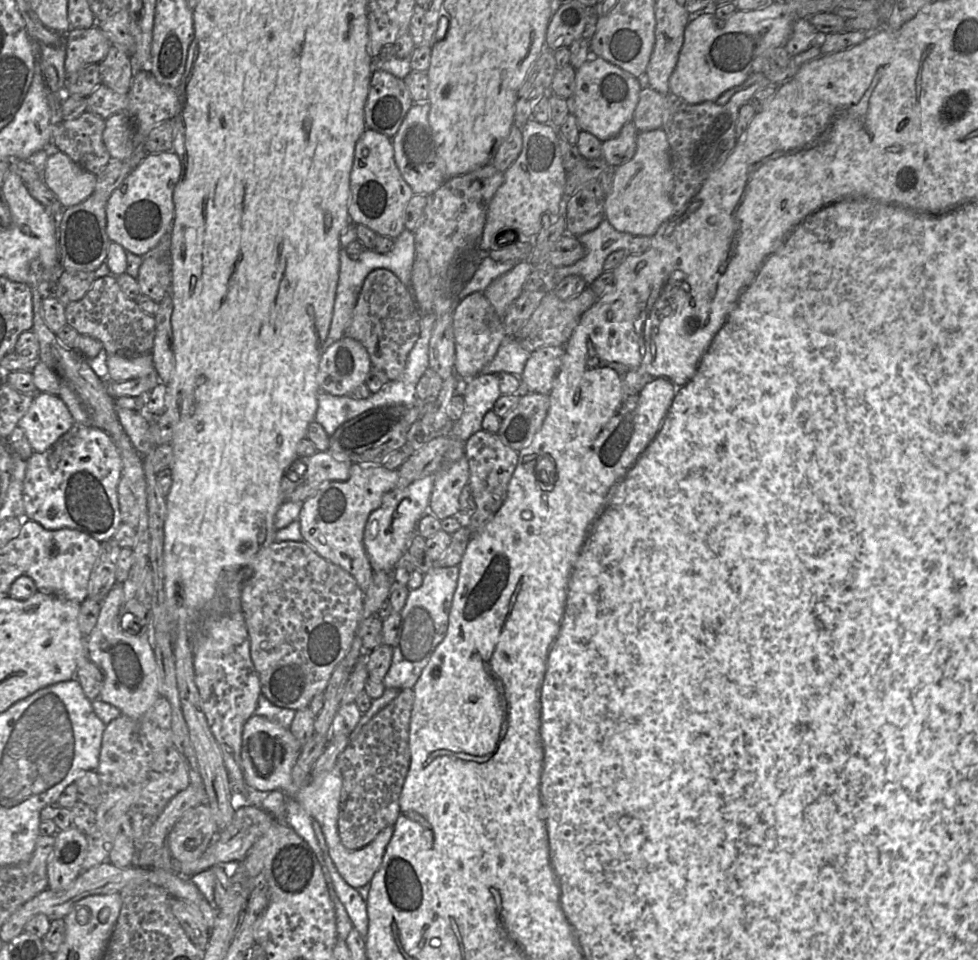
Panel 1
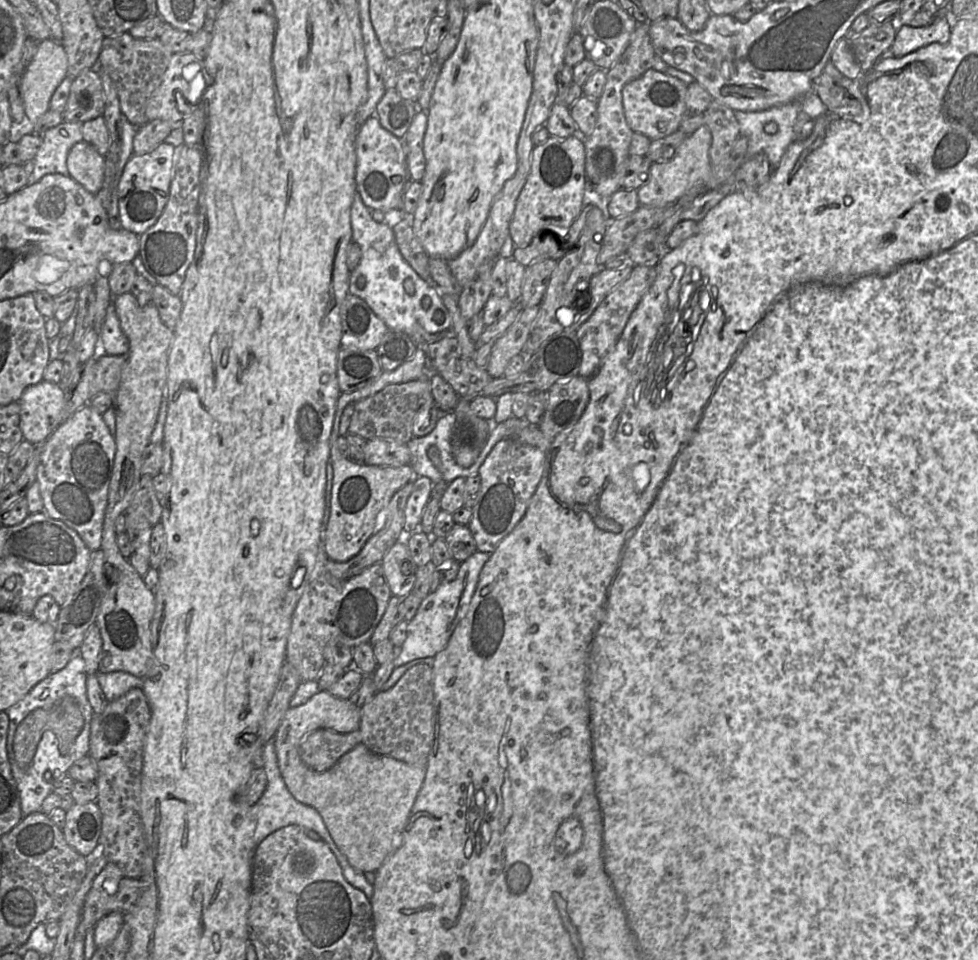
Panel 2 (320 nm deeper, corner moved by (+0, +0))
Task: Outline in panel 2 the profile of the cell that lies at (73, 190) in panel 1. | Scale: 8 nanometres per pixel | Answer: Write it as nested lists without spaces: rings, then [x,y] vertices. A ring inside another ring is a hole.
[[[85,141],[73,145],[67,156],[69,176],[88,192],[97,194],[105,176],[105,158]]]

